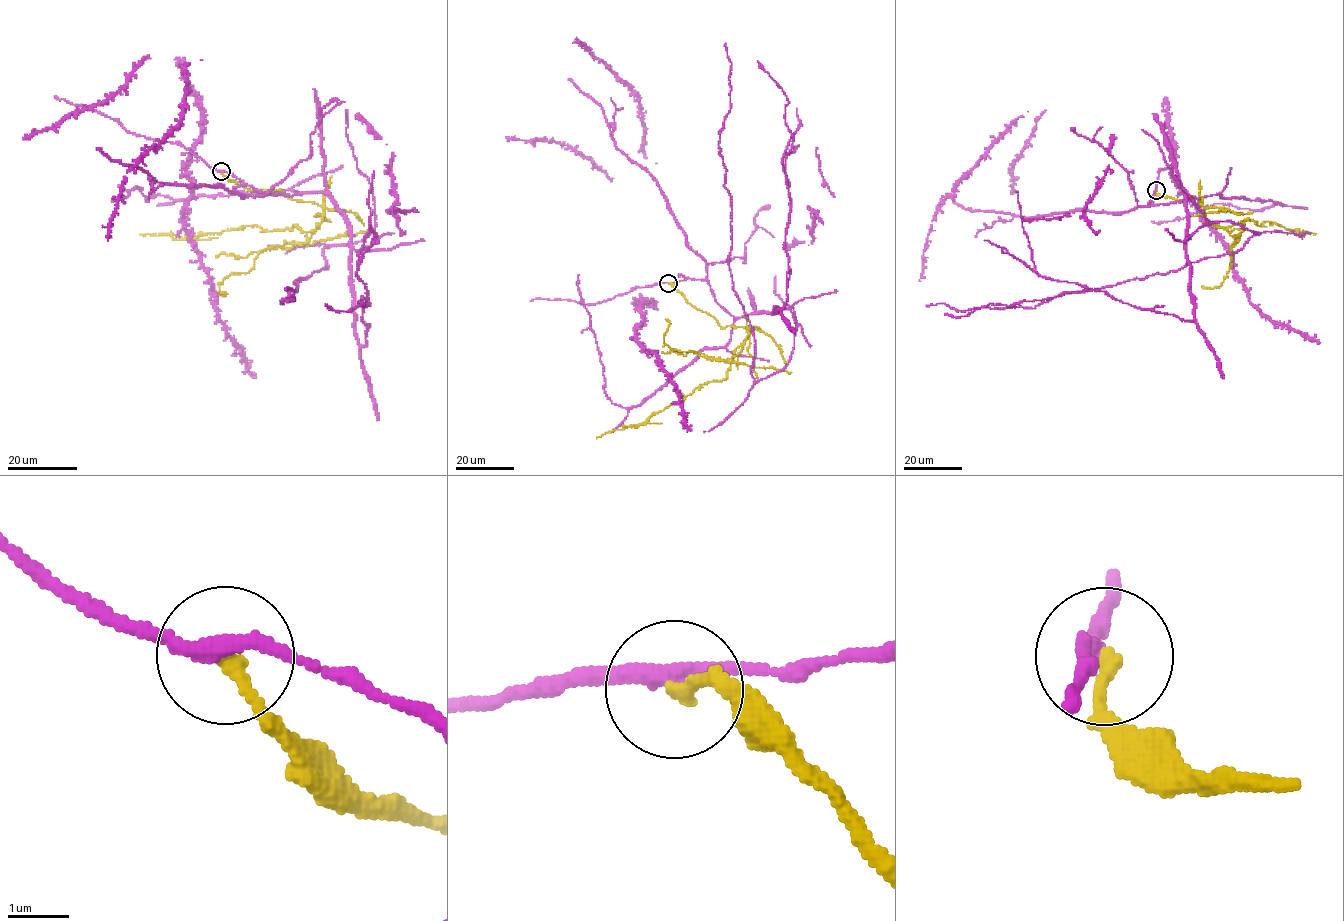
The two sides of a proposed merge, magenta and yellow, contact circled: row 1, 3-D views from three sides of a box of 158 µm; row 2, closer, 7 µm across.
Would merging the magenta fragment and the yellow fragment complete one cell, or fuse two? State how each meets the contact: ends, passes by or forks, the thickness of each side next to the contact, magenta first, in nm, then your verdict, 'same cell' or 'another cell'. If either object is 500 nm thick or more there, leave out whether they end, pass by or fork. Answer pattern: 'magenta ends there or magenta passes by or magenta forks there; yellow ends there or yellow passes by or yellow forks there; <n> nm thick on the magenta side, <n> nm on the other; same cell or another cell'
magenta passes by; yellow ends there; 280 nm thick on the magenta side, 240 nm on the other; another cell

